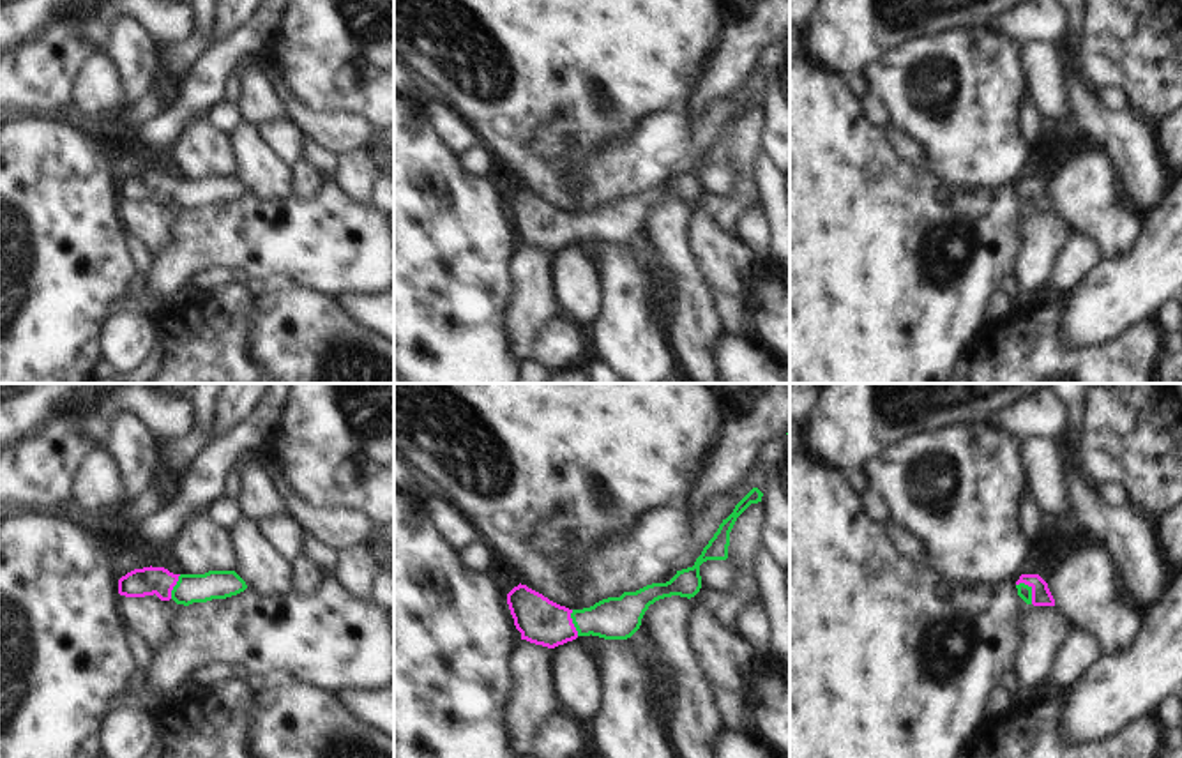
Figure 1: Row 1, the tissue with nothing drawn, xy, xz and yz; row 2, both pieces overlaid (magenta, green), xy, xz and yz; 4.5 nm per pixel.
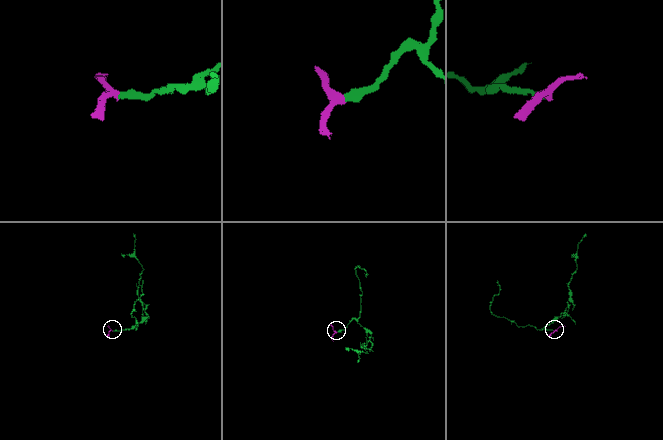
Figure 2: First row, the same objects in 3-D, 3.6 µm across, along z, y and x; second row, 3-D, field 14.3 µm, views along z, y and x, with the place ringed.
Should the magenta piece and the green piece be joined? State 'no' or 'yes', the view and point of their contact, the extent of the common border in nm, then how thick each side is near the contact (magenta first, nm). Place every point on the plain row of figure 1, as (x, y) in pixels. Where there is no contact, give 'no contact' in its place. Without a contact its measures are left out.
yes; meets magenta in yz at (1032, 193); contact 120 nm long; 90 nm thick on the magenta side, 60 nm on the other

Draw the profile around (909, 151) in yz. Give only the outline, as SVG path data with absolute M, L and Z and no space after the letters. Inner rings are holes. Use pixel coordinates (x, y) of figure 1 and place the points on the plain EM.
M899 127L887 129L889 143L901 161L919 166L924 161L924 152L919 143L912 141Z

